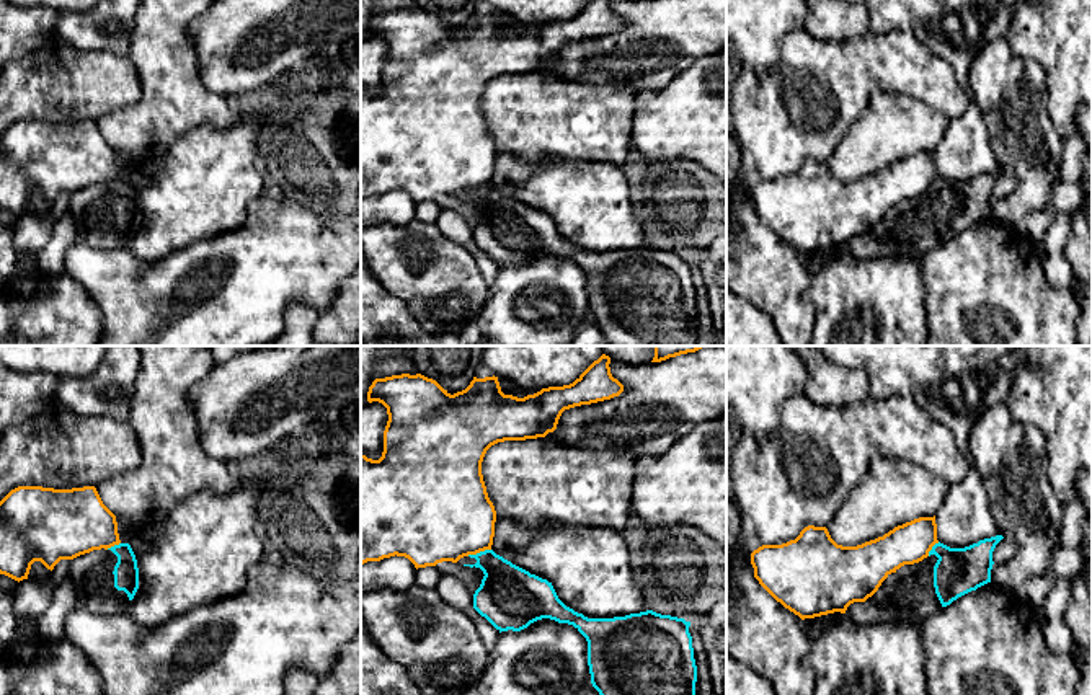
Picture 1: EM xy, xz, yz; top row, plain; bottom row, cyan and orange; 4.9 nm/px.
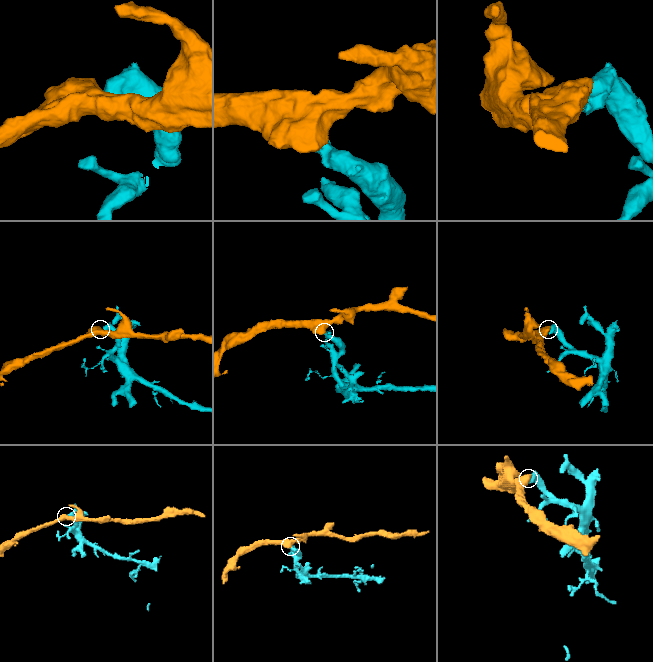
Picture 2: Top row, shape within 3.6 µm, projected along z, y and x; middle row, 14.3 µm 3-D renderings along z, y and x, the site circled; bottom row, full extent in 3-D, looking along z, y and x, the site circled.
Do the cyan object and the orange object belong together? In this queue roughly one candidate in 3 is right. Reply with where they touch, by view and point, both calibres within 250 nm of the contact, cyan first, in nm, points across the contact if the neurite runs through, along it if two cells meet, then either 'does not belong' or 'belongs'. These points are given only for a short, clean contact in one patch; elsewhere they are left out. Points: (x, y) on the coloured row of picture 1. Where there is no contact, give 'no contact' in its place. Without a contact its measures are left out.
xz (480, 552) | 300/460 nm | along xz (490, 548), (467, 555) | does not belong

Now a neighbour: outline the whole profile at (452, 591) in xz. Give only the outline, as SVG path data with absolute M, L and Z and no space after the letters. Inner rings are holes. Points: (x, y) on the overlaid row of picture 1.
M441 574L434 587L441 599L457 610L467 612L473 607L473 595L467 586L452 574Z

